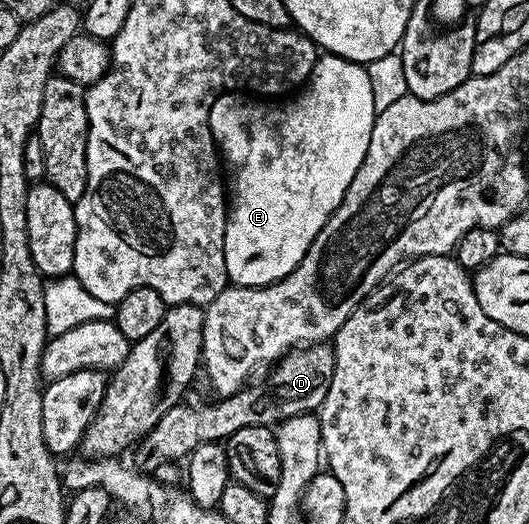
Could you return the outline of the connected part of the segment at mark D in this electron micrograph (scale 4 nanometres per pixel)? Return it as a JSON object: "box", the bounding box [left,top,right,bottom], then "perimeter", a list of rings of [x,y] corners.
{"box":[136,343,335,474],"perimeter":[[[328,343],[306,344],[286,352],[269,370],[269,377],[262,384],[250,383],[234,396],[220,397],[216,401],[218,404],[193,405],[182,402],[167,410],[167,414],[163,414],[163,418],[159,418],[159,422],[155,422],[153,429],[142,436],[136,445],[136,467],[146,474],[153,474],[156,468],[163,467],[168,460],[184,461],[195,450],[195,446],[212,440],[228,441],[231,434],[247,426],[267,428],[281,424],[292,416],[316,413],[323,398],[327,398],[327,386],[331,386],[335,358]]]}

